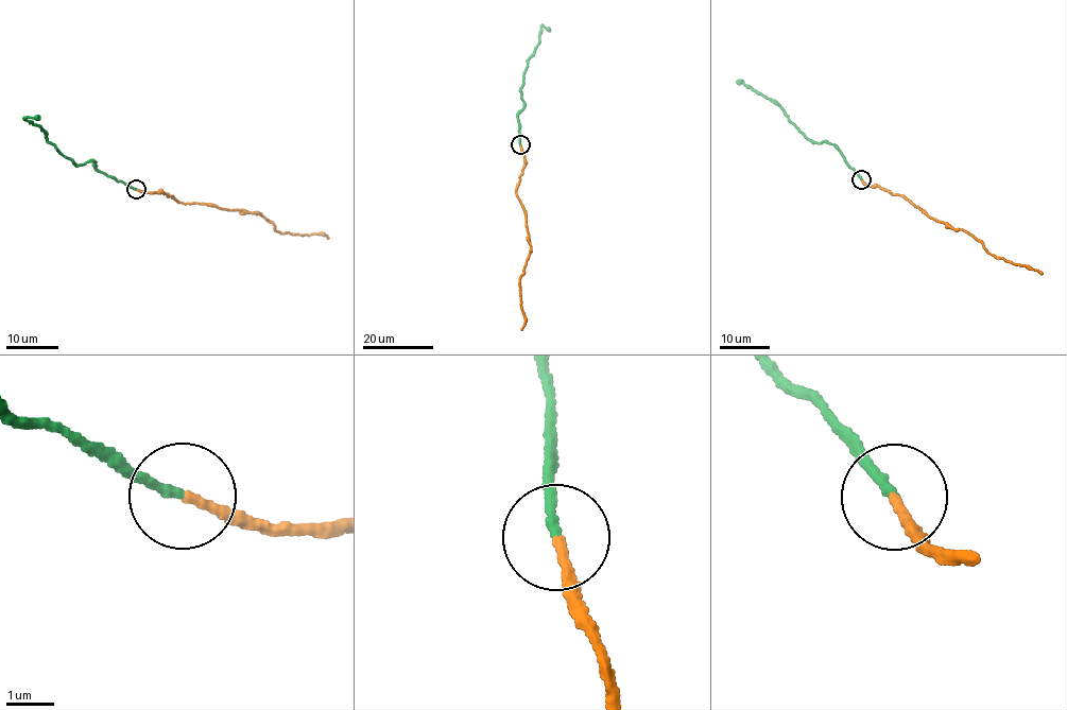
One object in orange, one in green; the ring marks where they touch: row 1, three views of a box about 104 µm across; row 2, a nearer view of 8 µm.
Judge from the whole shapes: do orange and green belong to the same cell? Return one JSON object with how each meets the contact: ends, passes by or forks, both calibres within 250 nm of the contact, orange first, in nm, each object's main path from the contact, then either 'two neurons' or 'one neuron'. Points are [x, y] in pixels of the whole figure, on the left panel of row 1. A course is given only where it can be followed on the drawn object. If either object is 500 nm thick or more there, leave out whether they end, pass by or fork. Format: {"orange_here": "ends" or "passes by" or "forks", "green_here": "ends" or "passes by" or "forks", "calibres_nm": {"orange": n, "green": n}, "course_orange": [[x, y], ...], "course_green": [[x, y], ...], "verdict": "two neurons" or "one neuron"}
{"orange_here": "ends", "green_here": "ends", "calibres_nm": {"orange": 180, "green": 190}, "course_orange": [[136, 189], [161, 191], [178, 201], [259, 211], [281, 232], [319, 234], [327, 235], [327, 238]], "course_green": [[136, 189], [97, 169], [95, 161], [78, 166], [72, 162], [48, 141], [41, 127], [26, 119], [39, 119]], "verdict": "two neurons"}

